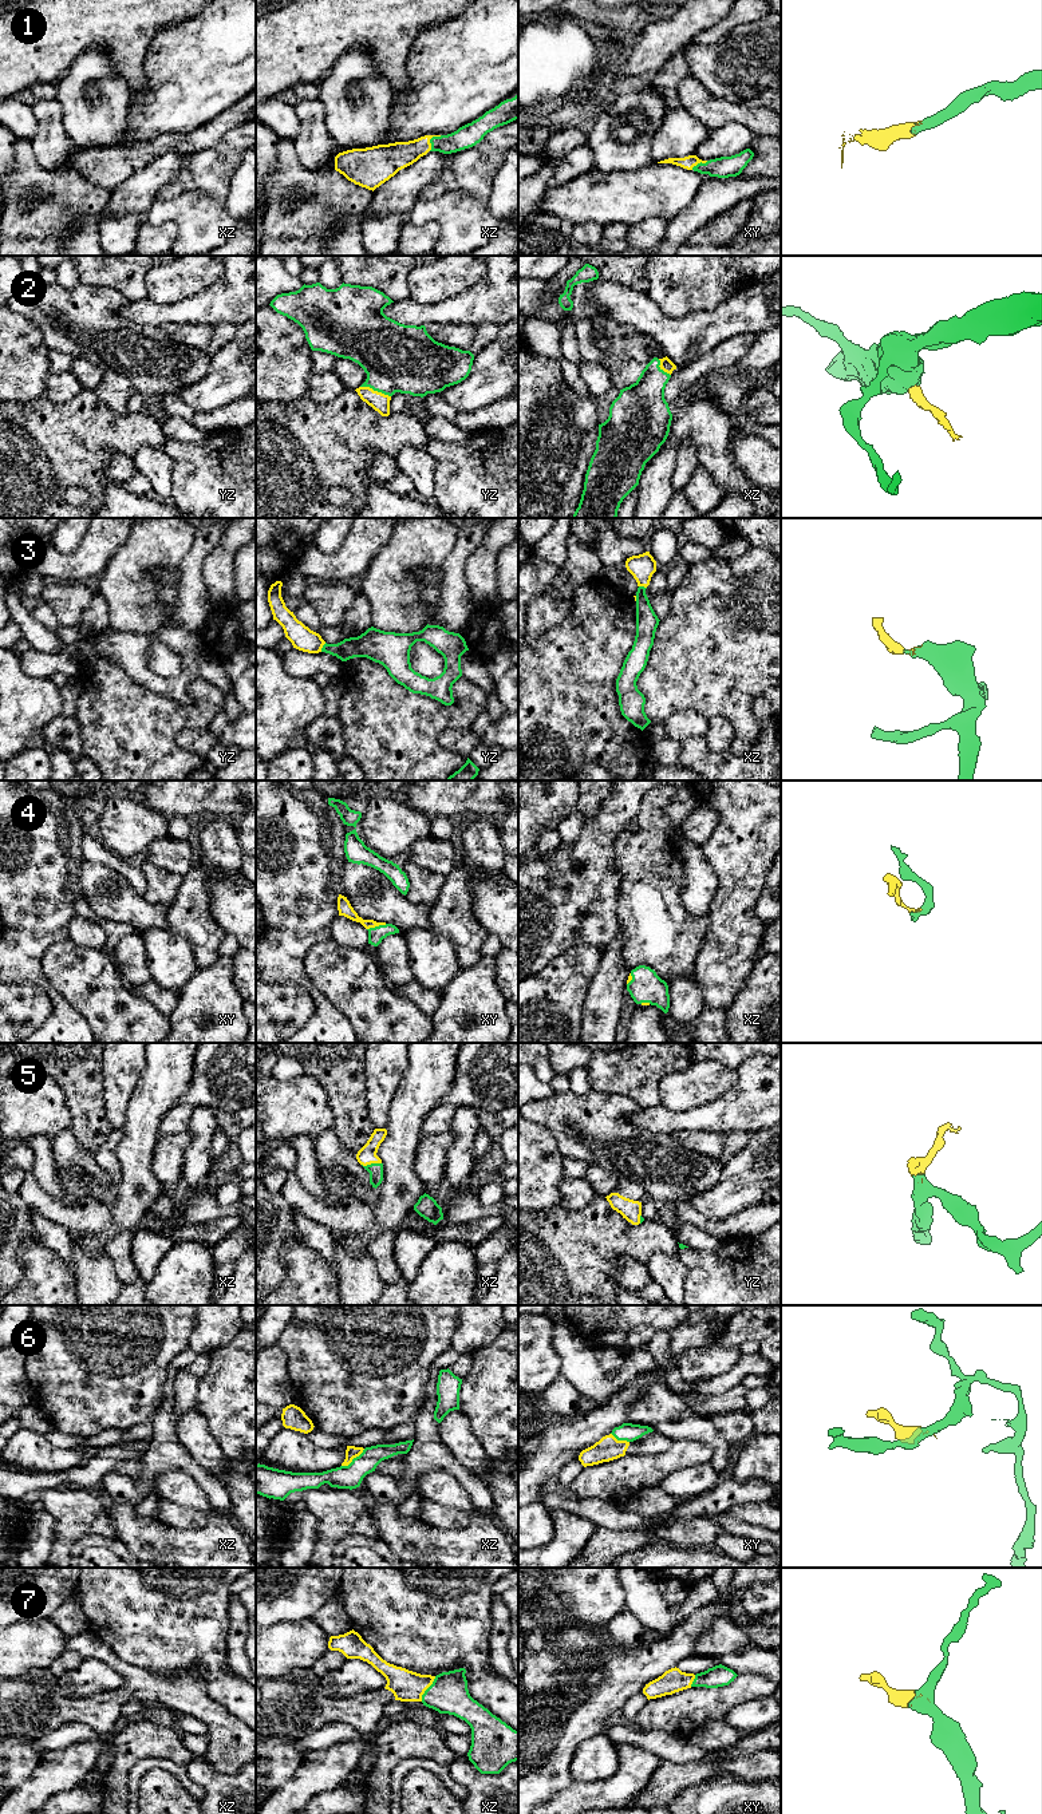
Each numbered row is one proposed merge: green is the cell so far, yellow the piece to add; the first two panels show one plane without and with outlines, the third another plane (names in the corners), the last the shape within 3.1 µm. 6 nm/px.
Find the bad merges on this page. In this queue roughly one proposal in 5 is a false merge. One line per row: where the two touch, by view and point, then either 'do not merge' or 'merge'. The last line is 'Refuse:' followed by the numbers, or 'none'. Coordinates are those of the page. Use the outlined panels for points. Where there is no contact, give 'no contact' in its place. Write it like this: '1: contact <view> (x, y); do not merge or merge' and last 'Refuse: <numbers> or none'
1: contact xz (430, 139); merge
2: contact yz (375, 390); merge
3: contact yz (323, 647); merge
4: contact xy (377, 927); merge
5: contact xz (371, 1164); merge
6: contact xz (352, 1459); do not merge
7: contact xz (427, 1688); merge
Refuse: 6

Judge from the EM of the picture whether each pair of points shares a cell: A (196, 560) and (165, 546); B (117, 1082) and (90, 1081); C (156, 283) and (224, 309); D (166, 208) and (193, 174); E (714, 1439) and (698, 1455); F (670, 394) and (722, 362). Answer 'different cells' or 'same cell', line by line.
A: different cells
B: different cells
C: different cells
D: different cells
E: different cells
F: same cell

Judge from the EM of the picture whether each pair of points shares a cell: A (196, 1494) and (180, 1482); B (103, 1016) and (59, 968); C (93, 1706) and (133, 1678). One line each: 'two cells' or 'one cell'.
A: one cell
B: one cell
C: one cell

